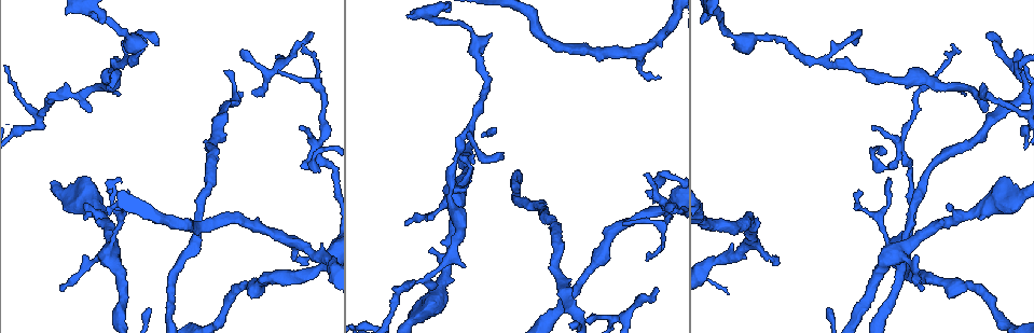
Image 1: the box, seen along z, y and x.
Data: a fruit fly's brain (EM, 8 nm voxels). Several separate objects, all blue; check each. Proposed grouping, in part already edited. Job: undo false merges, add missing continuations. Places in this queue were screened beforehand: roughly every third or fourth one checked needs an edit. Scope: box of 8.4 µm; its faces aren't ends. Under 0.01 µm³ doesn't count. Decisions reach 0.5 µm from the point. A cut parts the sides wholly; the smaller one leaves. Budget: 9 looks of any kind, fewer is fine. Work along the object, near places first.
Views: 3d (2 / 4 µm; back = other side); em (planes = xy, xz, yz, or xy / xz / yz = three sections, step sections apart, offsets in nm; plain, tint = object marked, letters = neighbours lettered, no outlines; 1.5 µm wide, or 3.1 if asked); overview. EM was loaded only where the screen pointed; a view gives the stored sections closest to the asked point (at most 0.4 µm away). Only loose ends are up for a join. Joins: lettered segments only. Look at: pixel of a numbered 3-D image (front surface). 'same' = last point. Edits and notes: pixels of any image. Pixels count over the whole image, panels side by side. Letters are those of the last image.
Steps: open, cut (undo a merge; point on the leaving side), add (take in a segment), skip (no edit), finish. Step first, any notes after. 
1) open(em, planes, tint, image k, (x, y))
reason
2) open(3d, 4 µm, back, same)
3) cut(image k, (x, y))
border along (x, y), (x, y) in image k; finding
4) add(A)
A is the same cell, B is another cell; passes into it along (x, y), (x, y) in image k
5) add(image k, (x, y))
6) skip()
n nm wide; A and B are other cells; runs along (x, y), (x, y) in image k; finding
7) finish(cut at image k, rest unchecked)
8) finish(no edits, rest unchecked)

open(em, planes, letters, image 1, (658, 290))
thin end

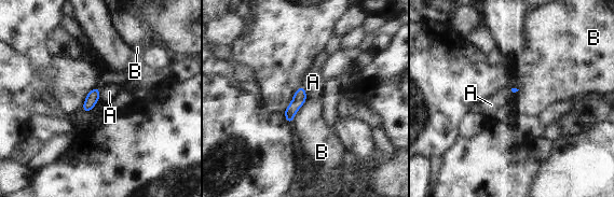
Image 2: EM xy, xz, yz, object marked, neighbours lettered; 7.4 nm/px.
skip()
A and B are other cells; border along (301, 85), (305, 92), (306, 99) in image 2; no lettered segment goes on from it

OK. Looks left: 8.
open(em, planes, letters, image 1, (158, 45))
thin end

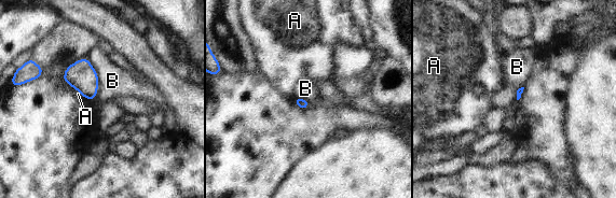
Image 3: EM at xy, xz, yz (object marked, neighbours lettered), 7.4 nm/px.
skip()
A and B are other cells; border along (85, 57), (97, 74), (93, 100) in image 3; none of them fits

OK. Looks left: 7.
open(em, xz, step 8, letters, image 1, (860, 192))
tapers out

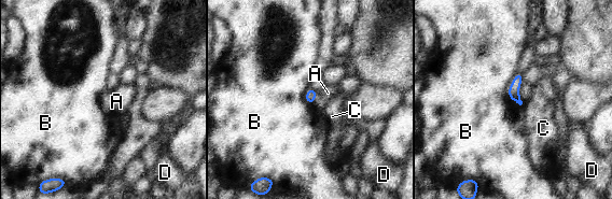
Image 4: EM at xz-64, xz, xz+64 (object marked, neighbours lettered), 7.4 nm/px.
add(A)
A is the same cell, B, C and D are other cells; passes into it along (310, 94), (315, 99), (328, 93) in image 4; it goes on there

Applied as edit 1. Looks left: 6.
open(3d, 4 µm, image 1, (640, 54))
branch point

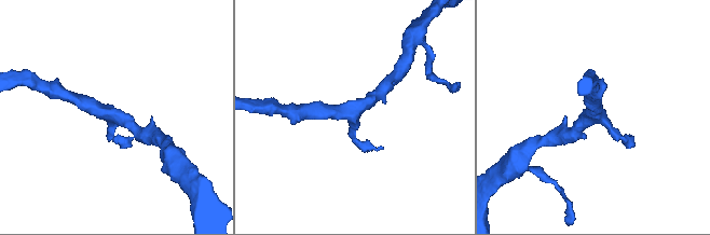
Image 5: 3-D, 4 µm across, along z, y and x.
open(em, planes, plain, image 5, (593, 113))

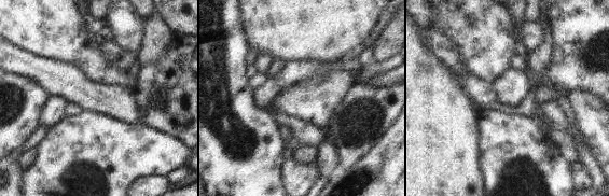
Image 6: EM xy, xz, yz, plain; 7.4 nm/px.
open(em, planes, letters, same)
see the neighbours

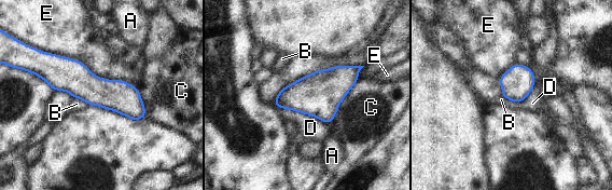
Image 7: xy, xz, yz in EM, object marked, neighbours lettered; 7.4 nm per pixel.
skip()
A, B, C, D and E are other cells; runs along (44, 72), (121, 96), (142, 114) in image 7; continuous, no second cell

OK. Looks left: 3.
finish(add at image 4, rest unchecked)

